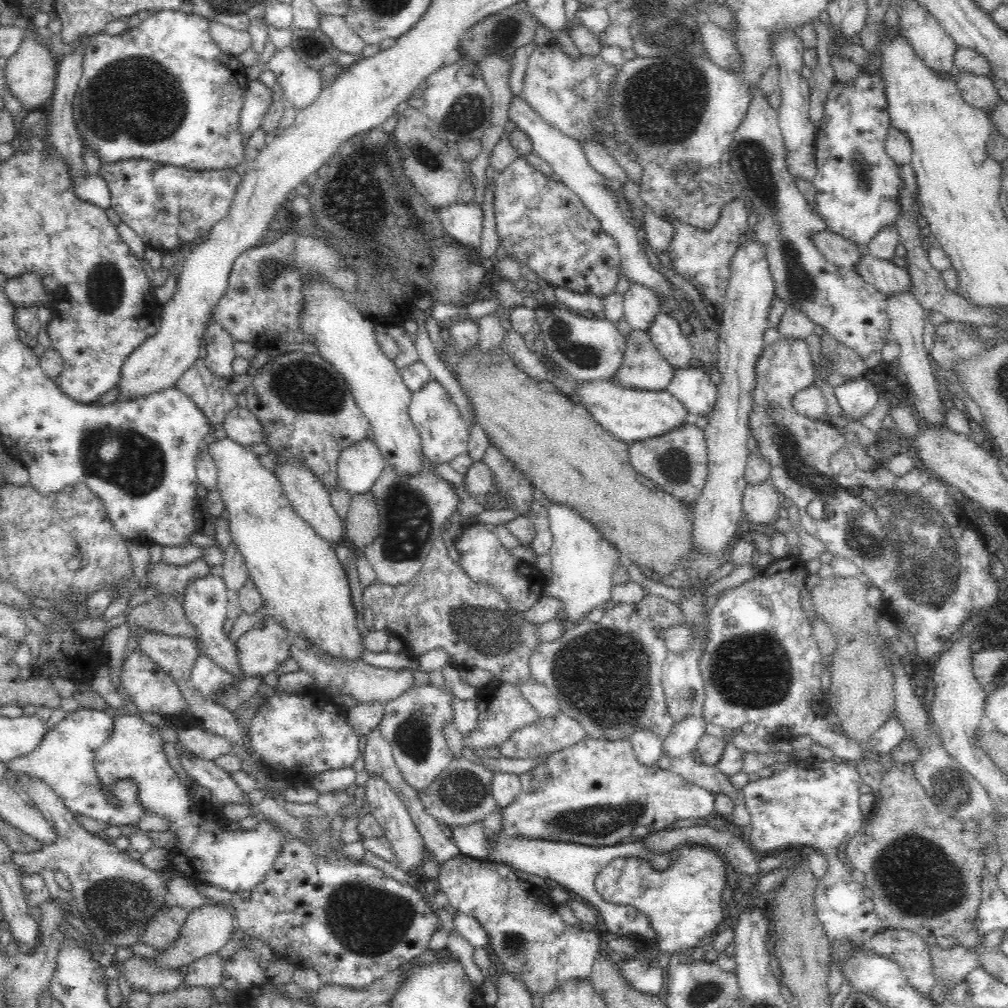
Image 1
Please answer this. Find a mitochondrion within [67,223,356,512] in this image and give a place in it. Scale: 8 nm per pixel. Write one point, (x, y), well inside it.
(139, 469)

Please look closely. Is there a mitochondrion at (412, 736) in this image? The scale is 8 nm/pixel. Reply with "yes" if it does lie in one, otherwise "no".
yes

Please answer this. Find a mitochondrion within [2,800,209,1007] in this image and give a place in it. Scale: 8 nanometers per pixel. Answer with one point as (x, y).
(118, 905)

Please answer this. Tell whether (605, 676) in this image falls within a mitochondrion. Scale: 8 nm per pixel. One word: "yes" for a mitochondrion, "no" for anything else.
yes

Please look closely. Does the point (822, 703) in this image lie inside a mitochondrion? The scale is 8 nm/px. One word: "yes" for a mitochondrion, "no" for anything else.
no

